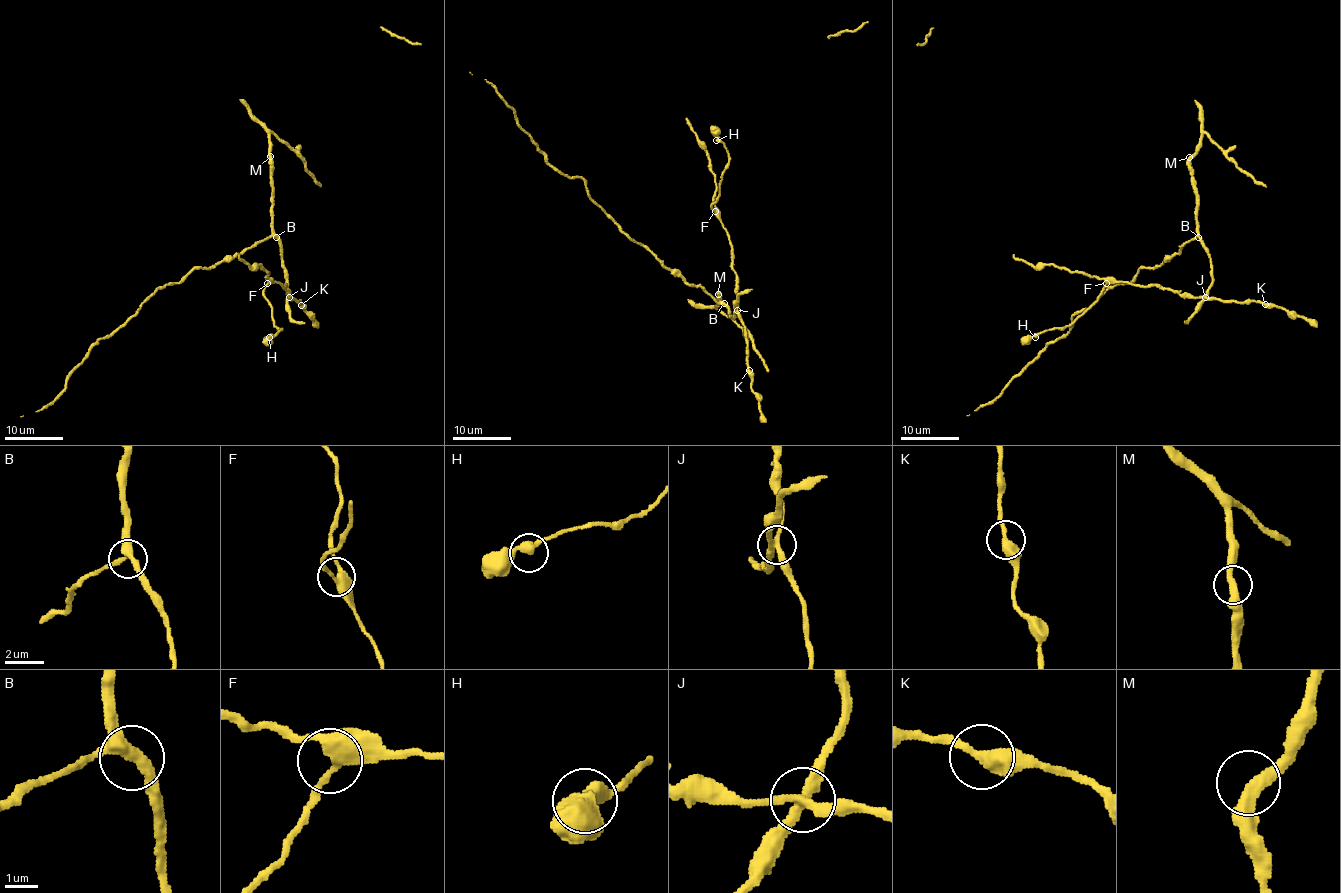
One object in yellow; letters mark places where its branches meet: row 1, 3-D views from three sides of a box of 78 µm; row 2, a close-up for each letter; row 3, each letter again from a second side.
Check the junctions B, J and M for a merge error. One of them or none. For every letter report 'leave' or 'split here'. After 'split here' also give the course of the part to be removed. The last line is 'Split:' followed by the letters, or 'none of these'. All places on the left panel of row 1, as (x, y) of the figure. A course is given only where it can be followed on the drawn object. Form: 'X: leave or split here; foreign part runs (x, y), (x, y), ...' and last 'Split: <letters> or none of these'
B: leave
J: split here; foreign part runs (289, 298), (289, 292), (280, 283), (270, 281), (264, 289), (273, 323), (280, 330), (263, 342)
M: leave
Split: J

